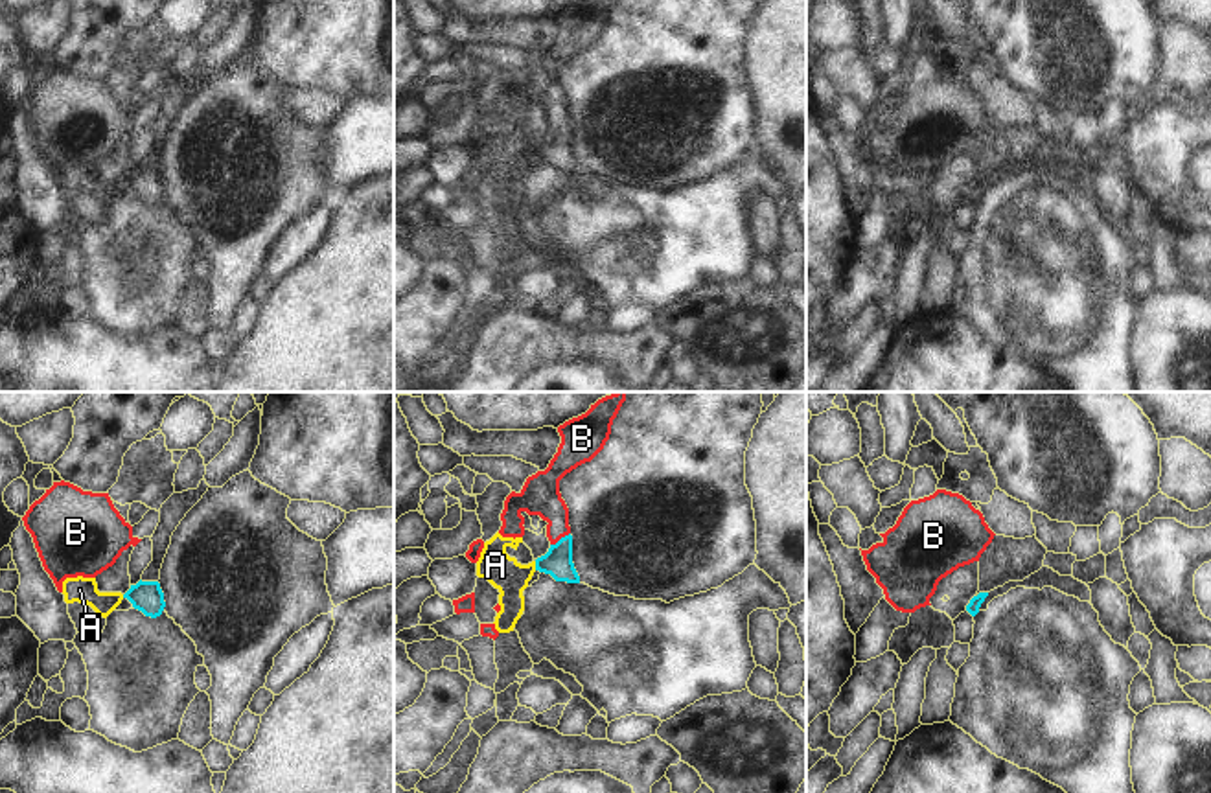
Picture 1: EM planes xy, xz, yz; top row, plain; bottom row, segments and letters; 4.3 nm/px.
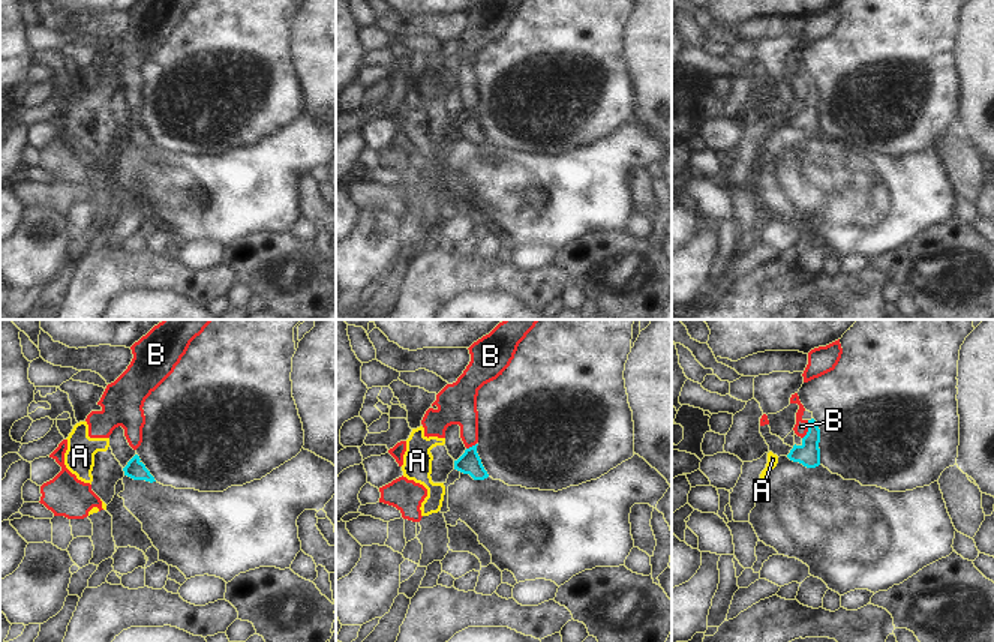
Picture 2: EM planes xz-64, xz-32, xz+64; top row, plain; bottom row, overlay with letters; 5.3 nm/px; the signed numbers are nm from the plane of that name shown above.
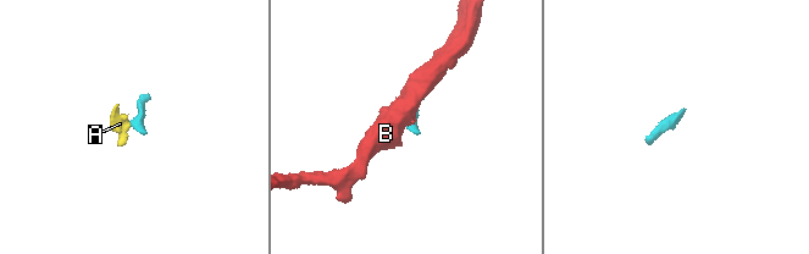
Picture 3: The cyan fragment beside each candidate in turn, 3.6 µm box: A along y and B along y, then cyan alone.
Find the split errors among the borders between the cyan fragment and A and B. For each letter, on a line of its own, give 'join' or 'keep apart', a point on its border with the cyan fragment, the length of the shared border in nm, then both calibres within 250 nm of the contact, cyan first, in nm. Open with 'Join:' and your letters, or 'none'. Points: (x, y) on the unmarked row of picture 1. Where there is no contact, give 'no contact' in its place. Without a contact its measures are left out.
Join: none
A: keep apart | xz (536, 153) | 40 nm | 130/150 nm
B: keep apart | xz (562, 126) | 110 nm | 130/170 nm

